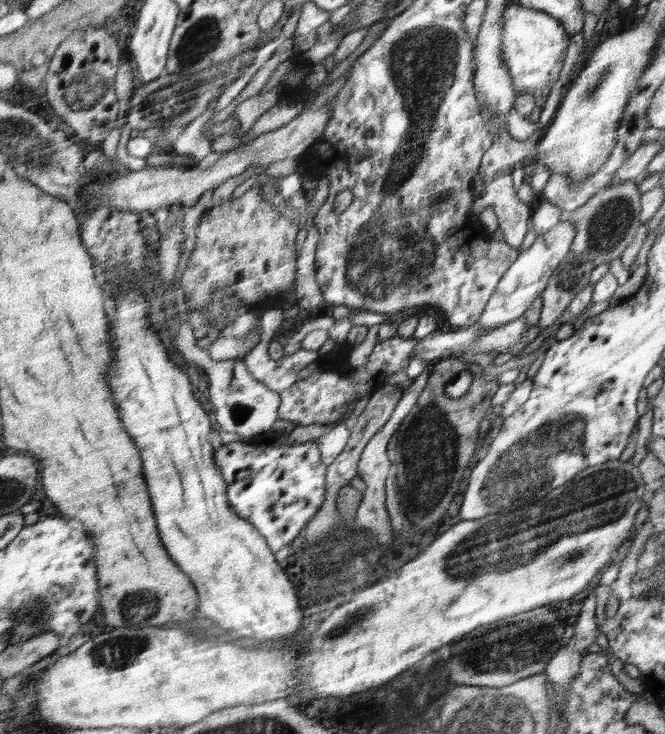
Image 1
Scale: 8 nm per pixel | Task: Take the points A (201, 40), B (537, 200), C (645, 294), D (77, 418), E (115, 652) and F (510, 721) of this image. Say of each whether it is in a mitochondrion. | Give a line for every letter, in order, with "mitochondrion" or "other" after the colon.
A: mitochondrion
B: other
C: other
D: other
E: mitochondrion
F: mitochondrion

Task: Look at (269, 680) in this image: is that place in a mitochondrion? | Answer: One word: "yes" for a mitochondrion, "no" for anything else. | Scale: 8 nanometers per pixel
no

